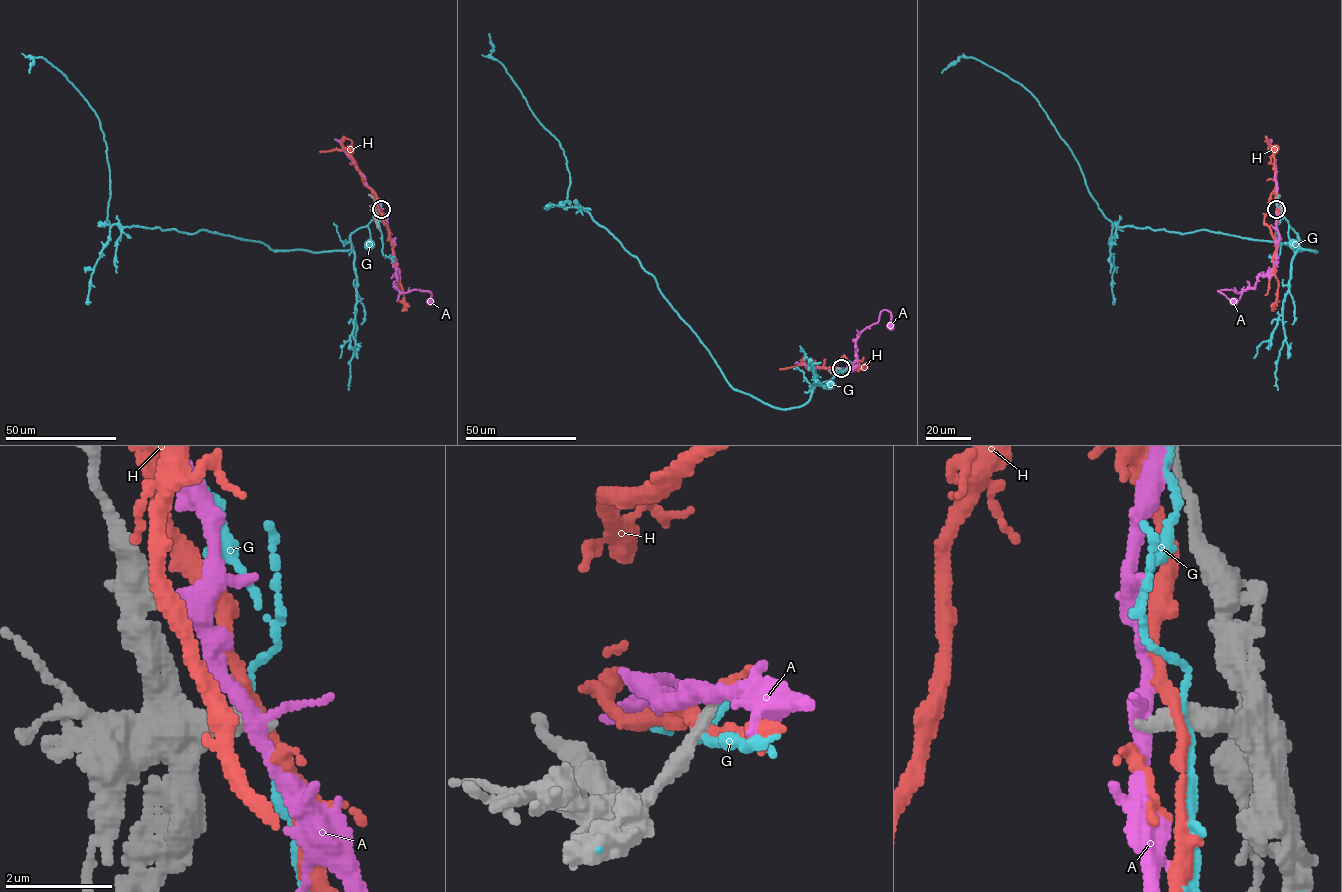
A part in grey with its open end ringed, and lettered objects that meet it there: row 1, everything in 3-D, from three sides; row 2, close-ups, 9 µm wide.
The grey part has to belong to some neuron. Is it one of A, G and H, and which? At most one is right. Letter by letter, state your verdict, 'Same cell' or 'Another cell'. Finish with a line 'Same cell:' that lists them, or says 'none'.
A: Another cell
G: Another cell
H: Another cell
Same cell: none

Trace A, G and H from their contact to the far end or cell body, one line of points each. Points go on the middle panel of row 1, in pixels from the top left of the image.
A: (840, 369), (851, 371), (858, 363), (855, 339), (867, 327), (875, 324), (883, 310), (890, 312), (890, 329)
G: (840, 370), (828, 381), (831, 381), (828, 385)
H: (840, 370), (810, 366)

